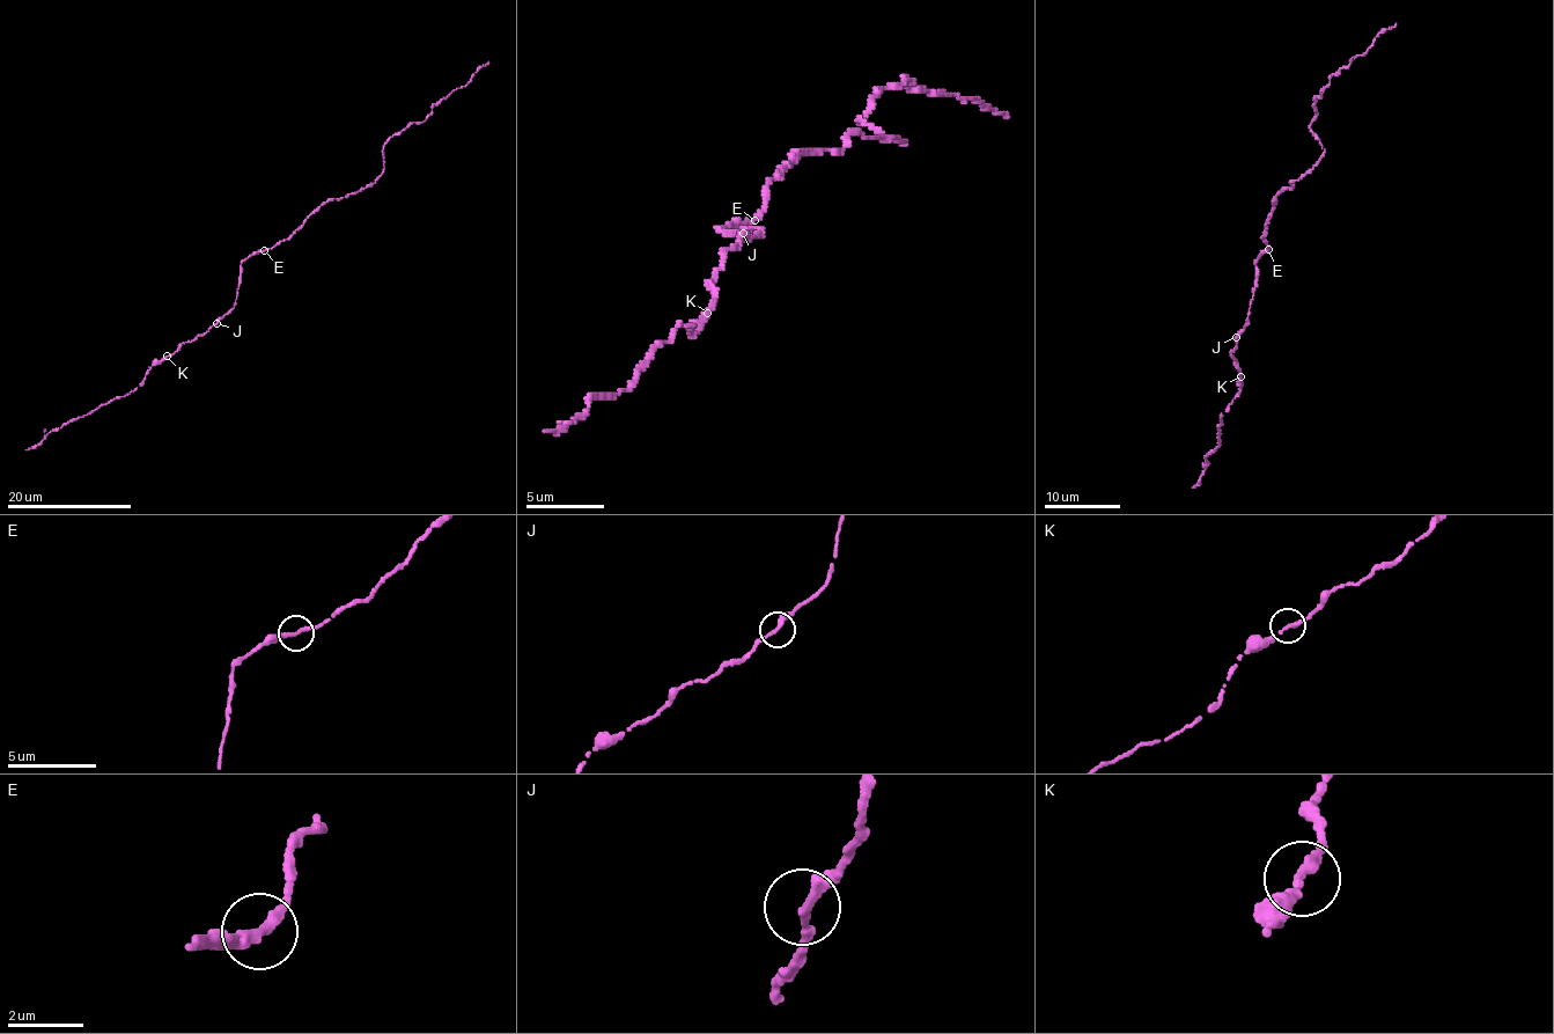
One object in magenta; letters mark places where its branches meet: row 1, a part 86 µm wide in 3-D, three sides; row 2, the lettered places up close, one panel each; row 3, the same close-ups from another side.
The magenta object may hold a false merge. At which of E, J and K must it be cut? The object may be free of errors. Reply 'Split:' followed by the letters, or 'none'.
Split: none

